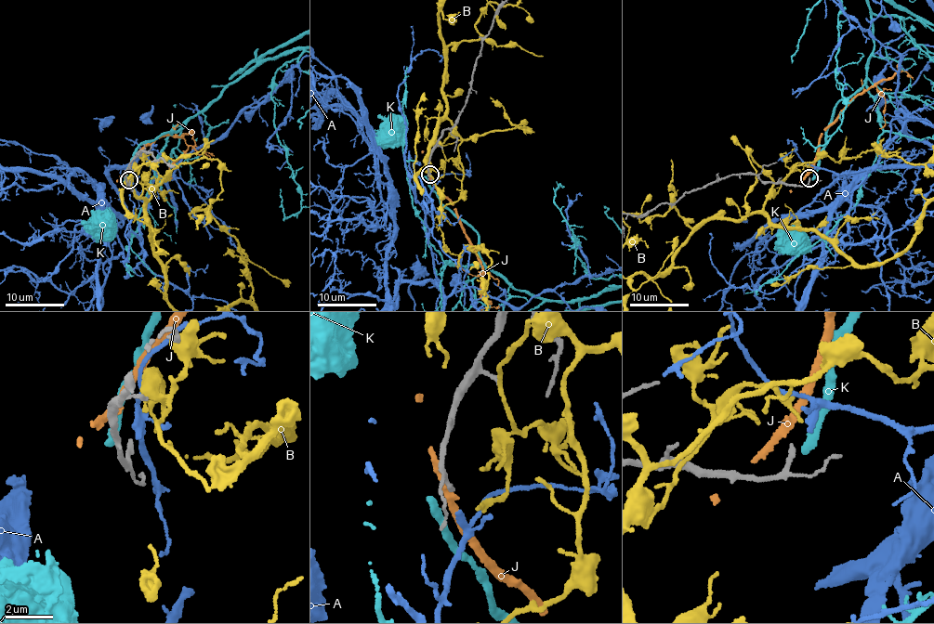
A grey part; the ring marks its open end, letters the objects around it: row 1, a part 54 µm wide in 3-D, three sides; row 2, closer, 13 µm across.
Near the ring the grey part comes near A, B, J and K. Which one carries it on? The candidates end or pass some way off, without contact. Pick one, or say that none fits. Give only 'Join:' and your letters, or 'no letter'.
Join: A

